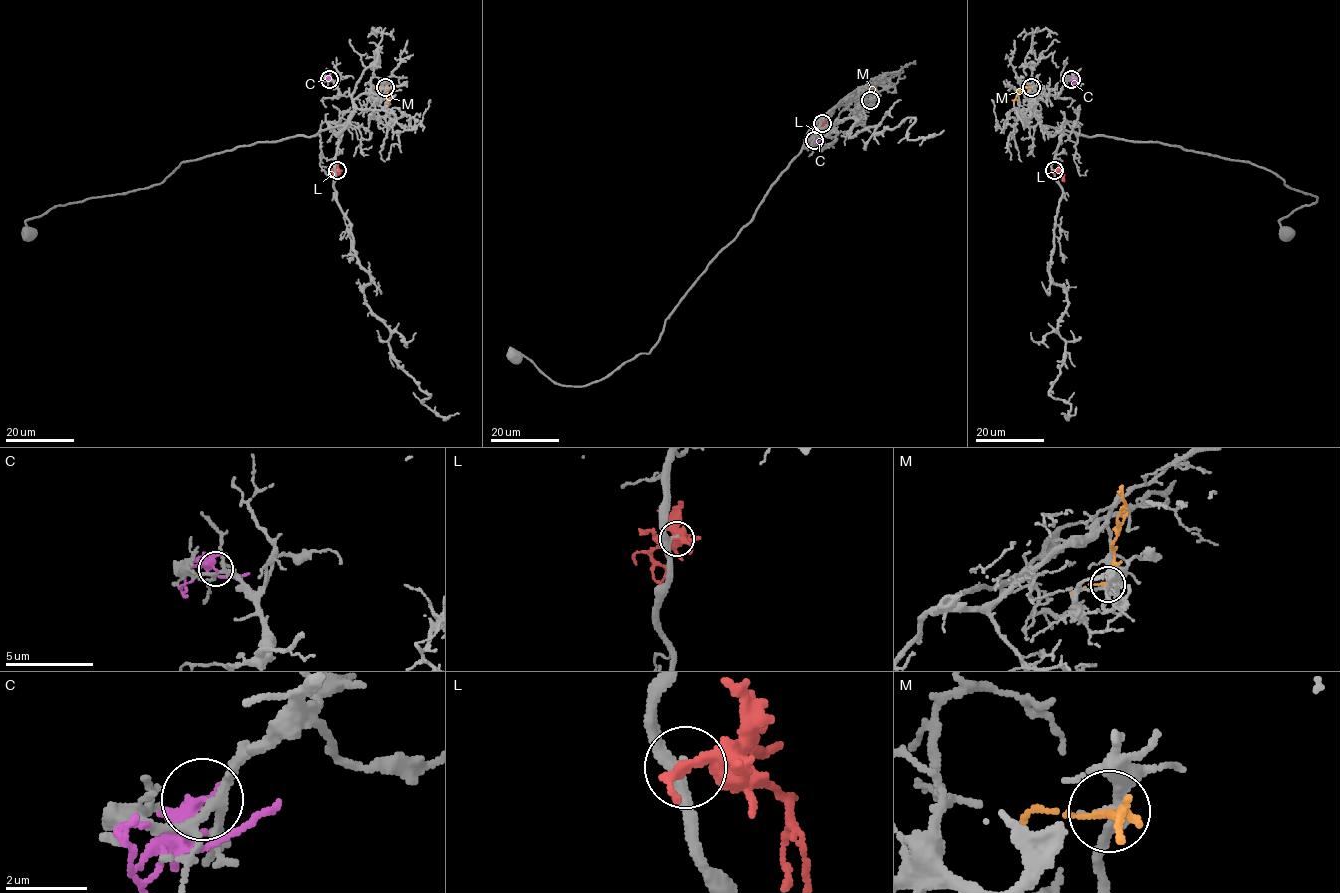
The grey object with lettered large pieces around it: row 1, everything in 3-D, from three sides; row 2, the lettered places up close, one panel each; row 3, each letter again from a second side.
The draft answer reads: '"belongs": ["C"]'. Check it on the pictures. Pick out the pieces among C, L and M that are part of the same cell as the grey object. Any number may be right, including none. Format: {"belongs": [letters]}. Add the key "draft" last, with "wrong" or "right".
{"belongs": [], "draft": "wrong"}

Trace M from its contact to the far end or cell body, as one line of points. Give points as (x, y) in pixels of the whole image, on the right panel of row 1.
M: (1031, 87), (1024, 87), (1013, 103)

